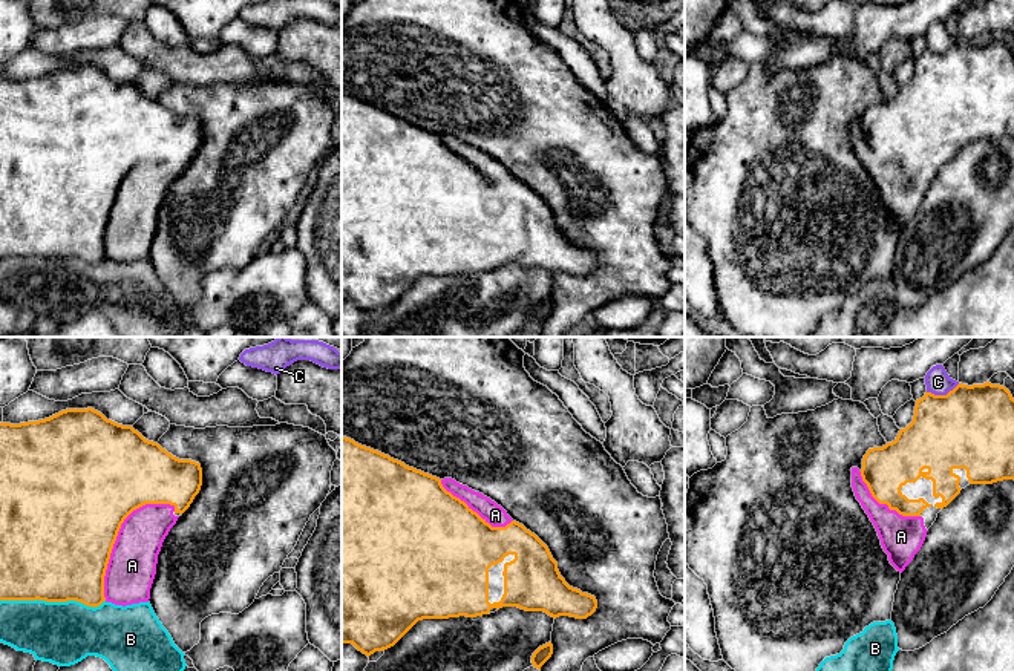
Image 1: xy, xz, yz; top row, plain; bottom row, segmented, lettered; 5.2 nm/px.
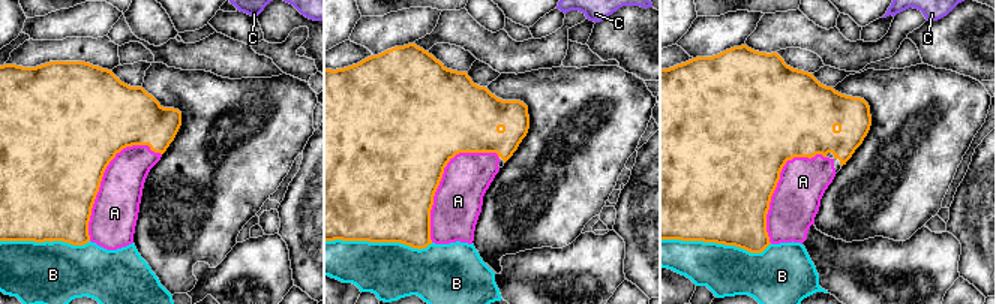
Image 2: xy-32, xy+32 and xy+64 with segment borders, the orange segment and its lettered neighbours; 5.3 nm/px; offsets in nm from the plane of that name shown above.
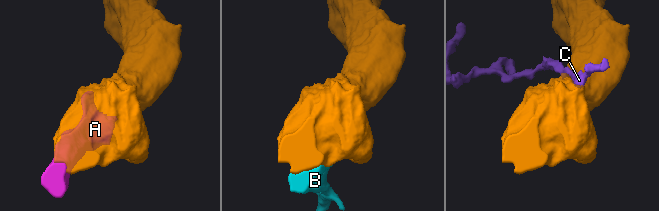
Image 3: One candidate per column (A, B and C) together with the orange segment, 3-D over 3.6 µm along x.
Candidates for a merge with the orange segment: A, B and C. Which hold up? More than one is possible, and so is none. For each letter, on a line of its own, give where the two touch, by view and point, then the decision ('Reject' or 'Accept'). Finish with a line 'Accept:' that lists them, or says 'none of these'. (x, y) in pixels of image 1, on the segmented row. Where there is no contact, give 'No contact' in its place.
A: Touches orange at xy (117, 535). Accept
B: Touches orange at xy (52, 601). Reject
C: Touches orange at yz (942, 396). Reject
Accept: A

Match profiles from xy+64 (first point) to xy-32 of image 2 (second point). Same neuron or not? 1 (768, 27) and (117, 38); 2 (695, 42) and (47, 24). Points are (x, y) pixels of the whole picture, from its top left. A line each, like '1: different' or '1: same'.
1: same
2: same

